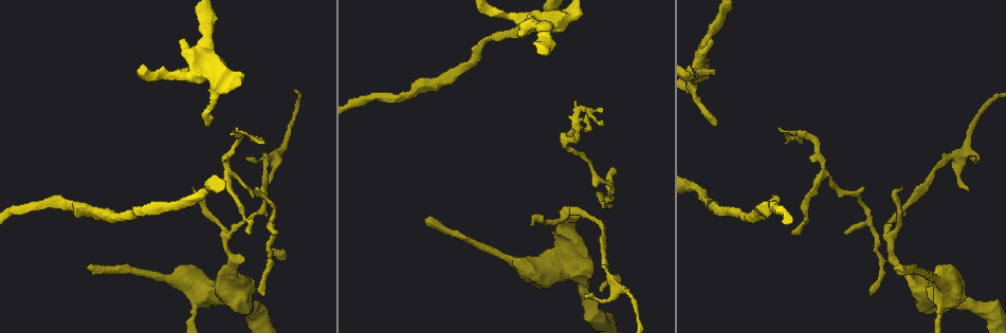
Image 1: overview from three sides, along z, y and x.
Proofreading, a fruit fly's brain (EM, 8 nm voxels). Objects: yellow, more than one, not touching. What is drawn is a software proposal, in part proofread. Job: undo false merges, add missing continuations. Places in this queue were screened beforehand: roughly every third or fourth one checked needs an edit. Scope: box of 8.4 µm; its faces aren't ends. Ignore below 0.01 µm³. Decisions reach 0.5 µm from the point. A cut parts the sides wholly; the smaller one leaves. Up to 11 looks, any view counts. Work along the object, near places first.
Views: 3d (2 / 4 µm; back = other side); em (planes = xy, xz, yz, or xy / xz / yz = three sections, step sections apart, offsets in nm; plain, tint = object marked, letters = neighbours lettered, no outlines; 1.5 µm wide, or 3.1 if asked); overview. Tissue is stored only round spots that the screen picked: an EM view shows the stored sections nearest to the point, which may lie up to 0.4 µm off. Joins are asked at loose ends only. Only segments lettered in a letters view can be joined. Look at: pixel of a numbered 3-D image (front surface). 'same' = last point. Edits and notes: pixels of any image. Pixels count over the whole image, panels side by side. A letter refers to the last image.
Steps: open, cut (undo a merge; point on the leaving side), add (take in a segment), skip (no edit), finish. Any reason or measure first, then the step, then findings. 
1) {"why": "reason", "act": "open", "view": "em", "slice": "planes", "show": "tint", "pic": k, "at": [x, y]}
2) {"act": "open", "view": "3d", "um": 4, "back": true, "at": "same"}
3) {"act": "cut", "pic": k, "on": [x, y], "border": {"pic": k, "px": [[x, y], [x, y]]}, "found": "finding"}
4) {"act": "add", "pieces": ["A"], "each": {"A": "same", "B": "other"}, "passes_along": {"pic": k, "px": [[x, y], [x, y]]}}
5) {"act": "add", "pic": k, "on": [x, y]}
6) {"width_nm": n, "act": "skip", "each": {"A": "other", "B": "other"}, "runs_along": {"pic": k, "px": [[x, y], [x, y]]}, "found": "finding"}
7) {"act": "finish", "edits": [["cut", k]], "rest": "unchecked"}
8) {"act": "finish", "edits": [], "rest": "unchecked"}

{"why": "an open end", "act": "open", "view": "em", "slice": "yz", "step": 8, "show": "letters", "pic": 1, "at": [716, 126]}

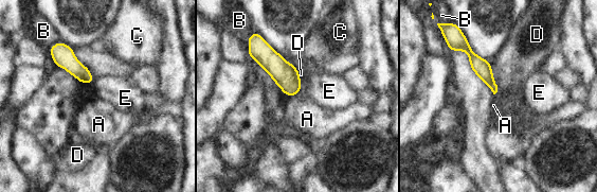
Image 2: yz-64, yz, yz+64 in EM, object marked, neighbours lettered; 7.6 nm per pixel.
{"act": "open", "view": "em", "slice": "planes", "show": "letters", "at": "same"}

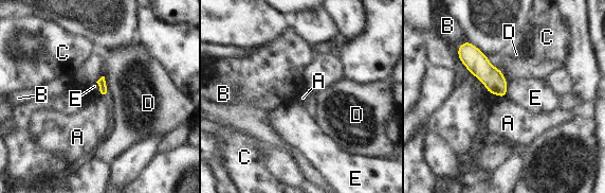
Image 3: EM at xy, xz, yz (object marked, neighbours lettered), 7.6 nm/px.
{"act": "skip", "each": {"A": "other", "B": "other", "C": "other", "D": "other", "E": "other"}, "border": {"pic": 3, "px": [[500, 97], [506, 98]]}, "found": "no lettered segment goes on from it"}

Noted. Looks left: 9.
{"why": "a fork", "act": "open", "view": "em", "slice": "planes", "show": "letters", "pic": 1, "at": [821, 166]}

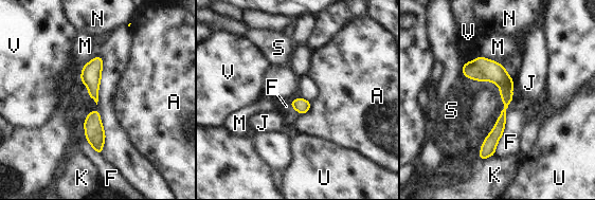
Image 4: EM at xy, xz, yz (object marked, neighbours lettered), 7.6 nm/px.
{"act": "skip", "each": {"A": "other", "F": "other", "J": "other", "K": "other", "M": "other", "N": "other", "S": "other", "U": "other", "V": "other"}, "border": {"pic": 4, "px": [[311, 103], [310, 109], [300, 115]]}, "found": "all the same neuron"}

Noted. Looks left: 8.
{"why": "free end", "act": "open", "view": "em", "slice": "xz", "step": 4, "show": "plain", "pic": 1, "at": [601, 290]}

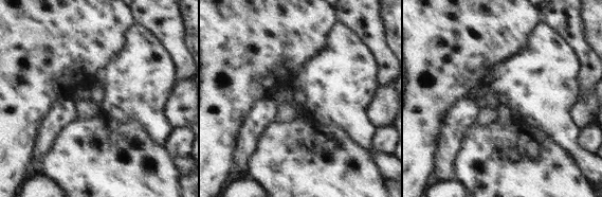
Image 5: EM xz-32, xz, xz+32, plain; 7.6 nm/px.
{"act": "open", "view": "em", "slice": "xz", "step": 4, "show": "tint", "at": "same"}

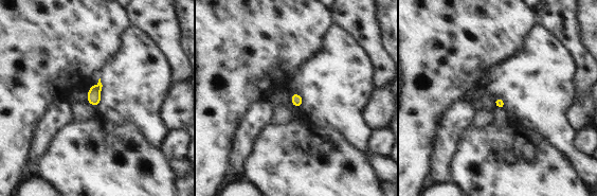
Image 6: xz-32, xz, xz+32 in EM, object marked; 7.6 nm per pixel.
{"why": "see the neighbours", "act": "open", "view": "em", "slice": "xz", "step": 4, "show": "letters", "at": "same"}

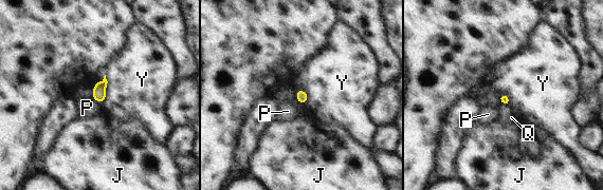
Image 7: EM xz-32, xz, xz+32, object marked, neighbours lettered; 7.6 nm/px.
{"longest_contact_nm": ["Y", 240], "act": "skip", "each": {"J": "other", "P": "other", "Q": "other", "Y": "other"}, "border": {"pic": 7, "px": [[92, 97], [102, 105]]}, "found": "no lettered segment goes on from it"}

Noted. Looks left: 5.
{"why": "end of a long branch", "act": "open", "view": "em", "slice": "planes", "show": "tint", "pic": 1, "at": [896, 268]}

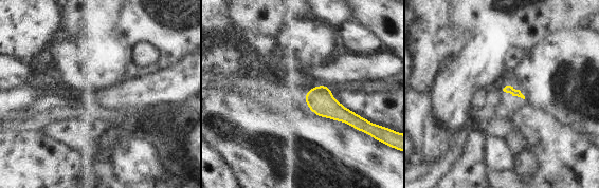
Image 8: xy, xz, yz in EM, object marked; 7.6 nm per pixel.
{"why": "see the neighbours", "act": "open", "view": "em", "slice": "planes", "show": "letters", "at": "same"}

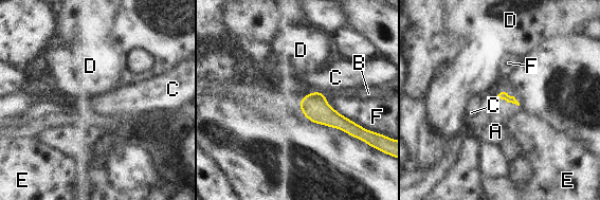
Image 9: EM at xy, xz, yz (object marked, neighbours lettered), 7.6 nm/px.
{"act": "skip", "each": {"A": "other", "B": "other", "C": "other", "D": "other", "E": "other", "F": "other"}, "runs_along": {"pic": 9, "px": [[302, 105], [369, 133]]}, "found": "none of them fits"}

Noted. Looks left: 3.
{"act": "finish", "edits": [], "rest": "unchecked"}

